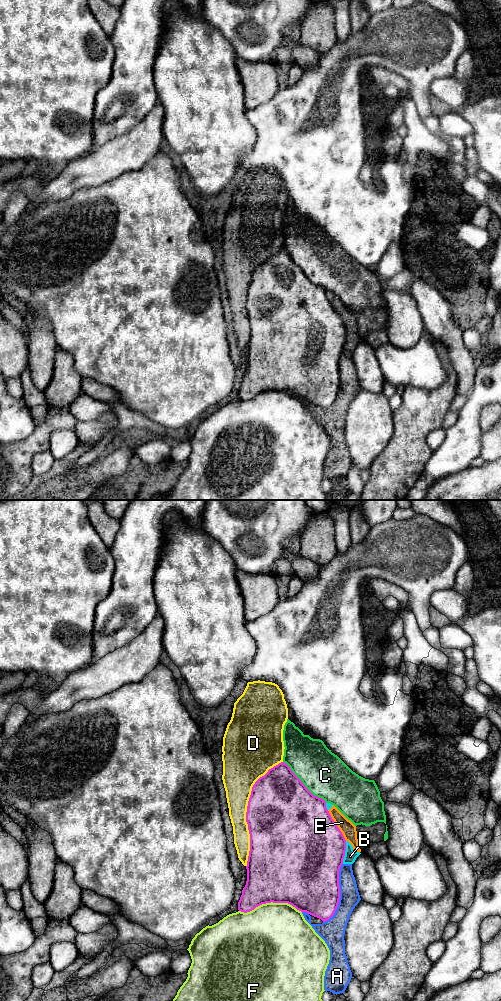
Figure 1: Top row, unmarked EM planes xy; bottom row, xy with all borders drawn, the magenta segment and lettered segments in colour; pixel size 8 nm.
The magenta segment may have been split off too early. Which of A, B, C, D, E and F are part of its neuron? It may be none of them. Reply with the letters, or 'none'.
none

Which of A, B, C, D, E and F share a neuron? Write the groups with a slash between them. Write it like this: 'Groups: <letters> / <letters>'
Groups: A B E / C / D / F

